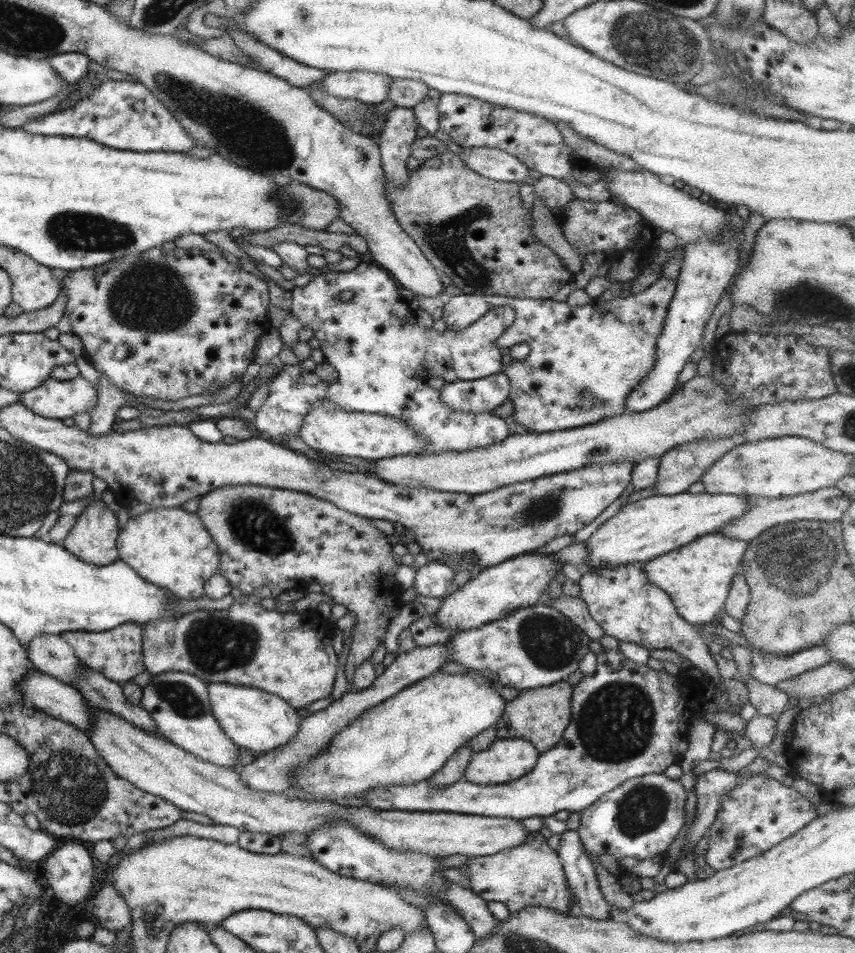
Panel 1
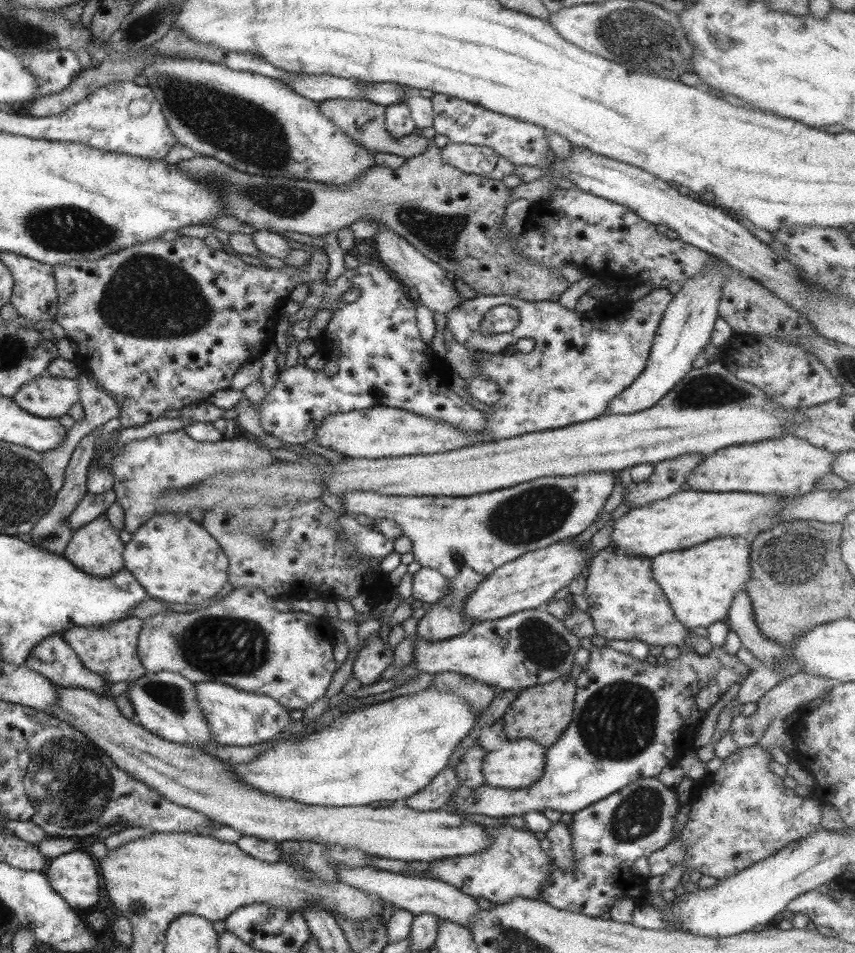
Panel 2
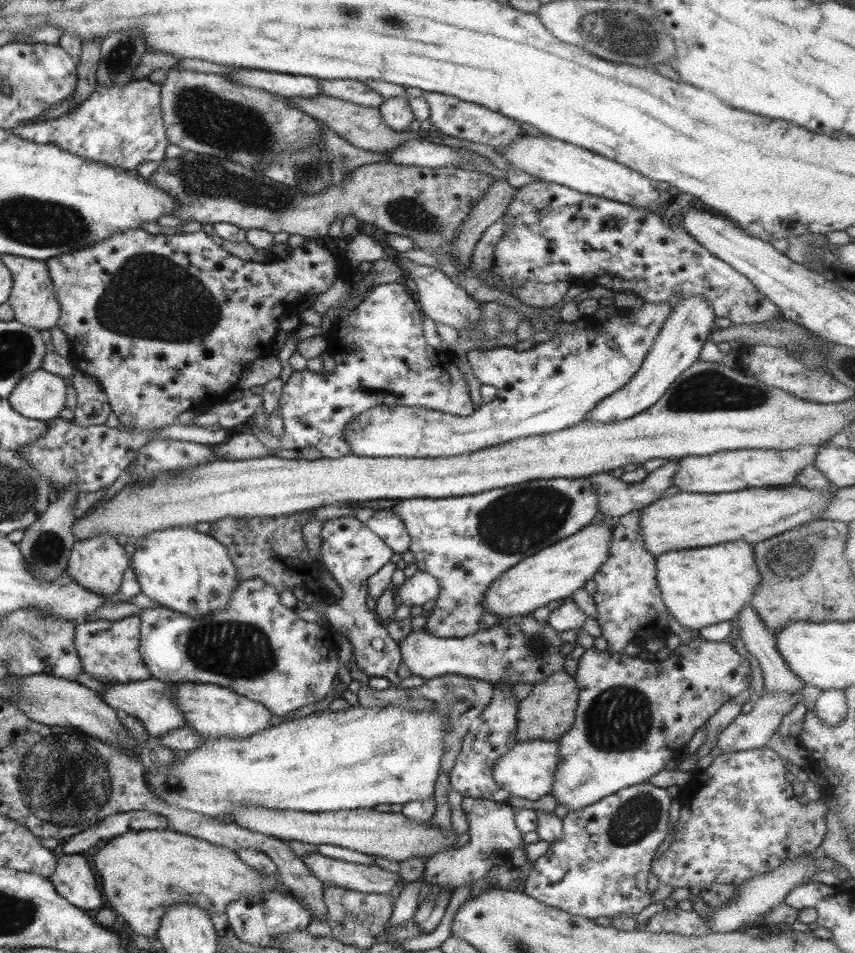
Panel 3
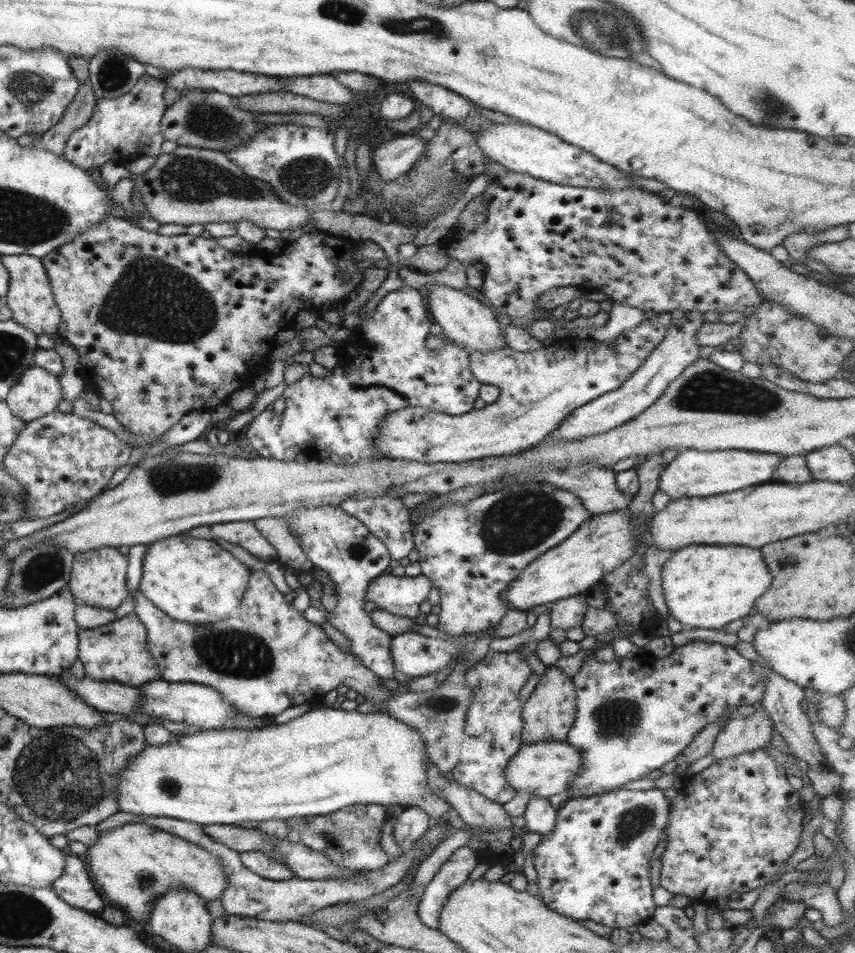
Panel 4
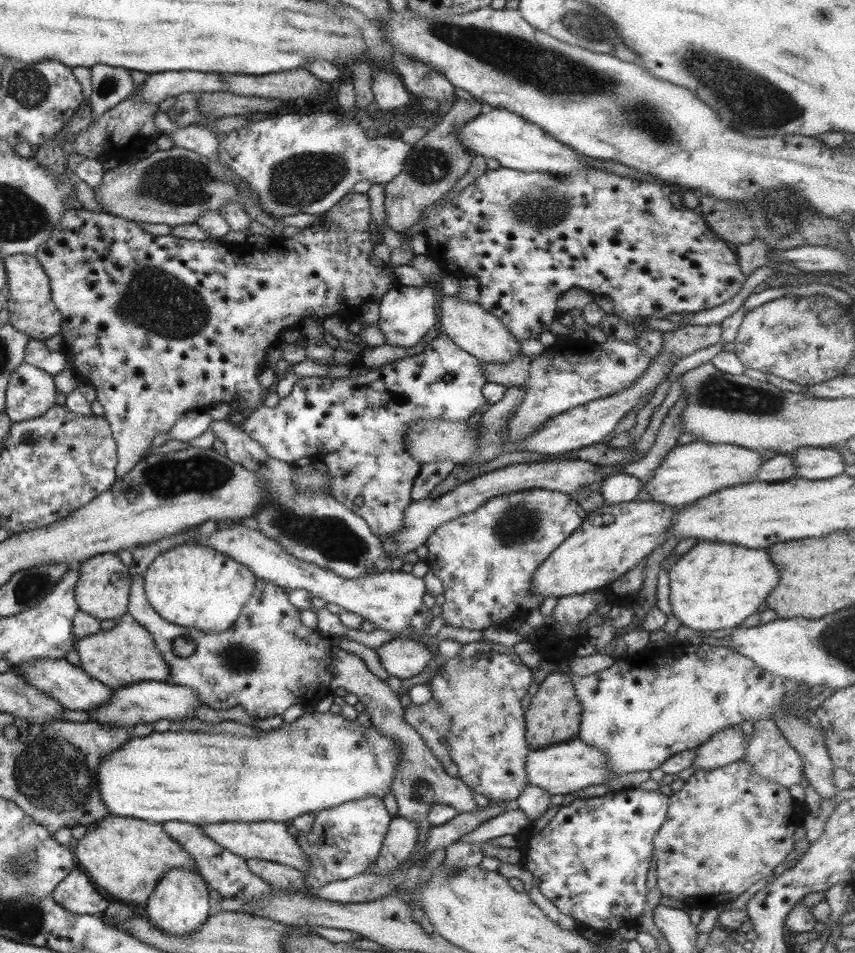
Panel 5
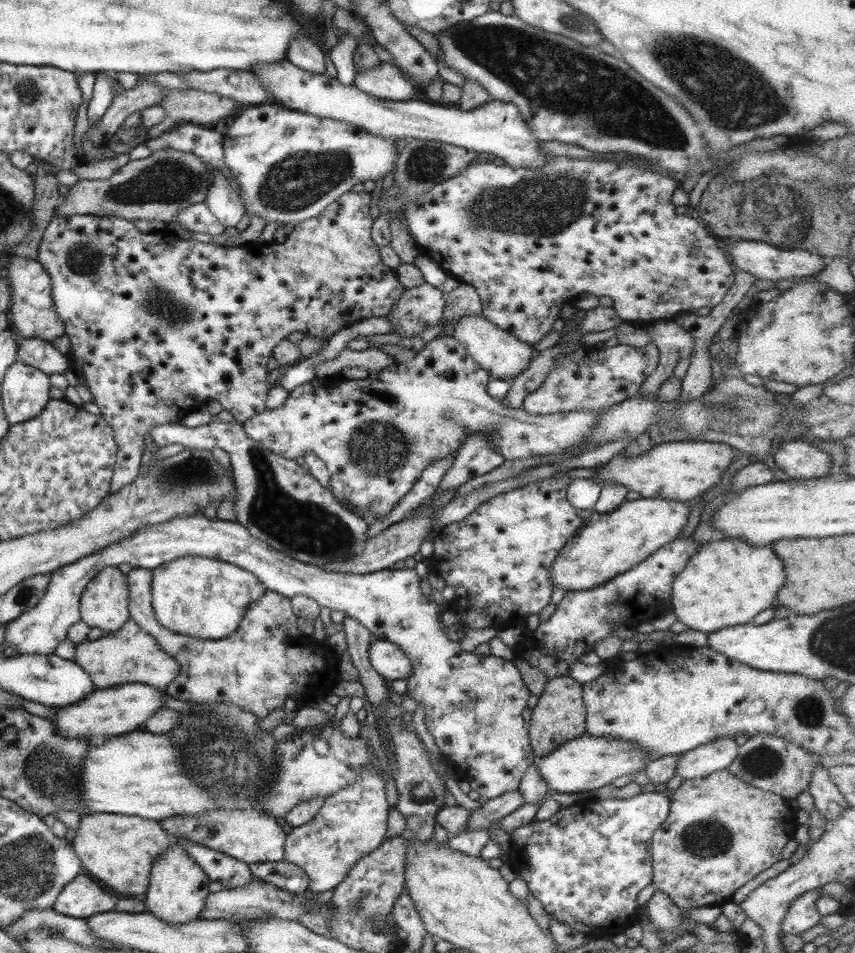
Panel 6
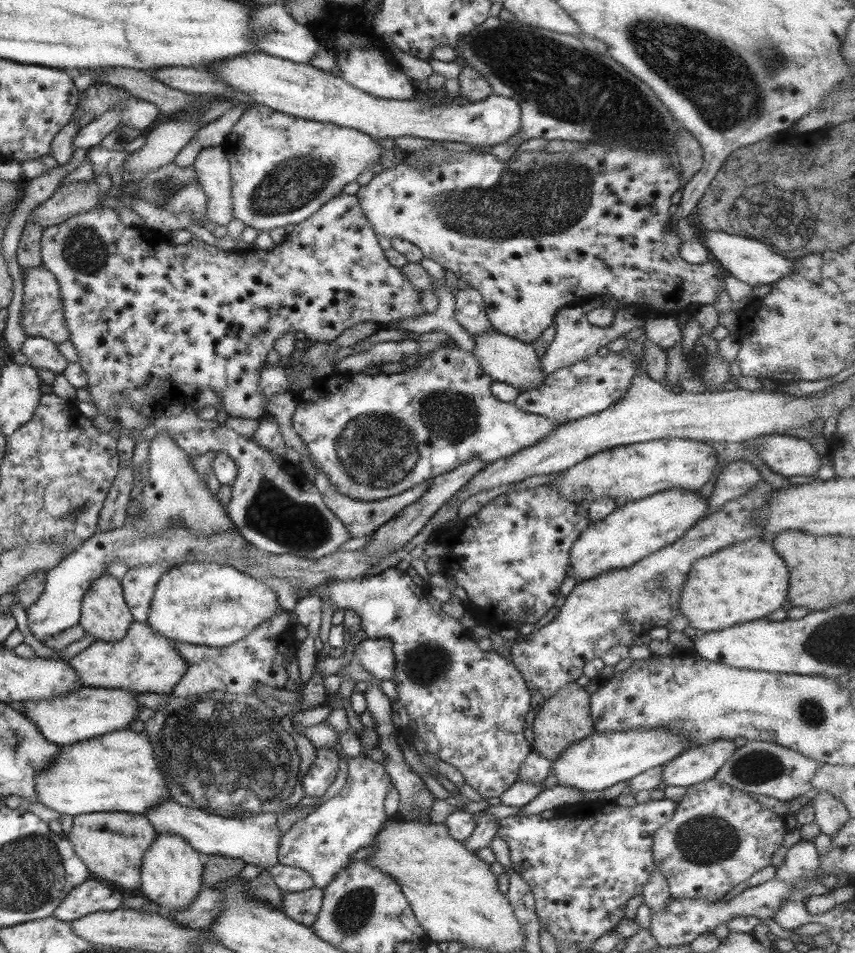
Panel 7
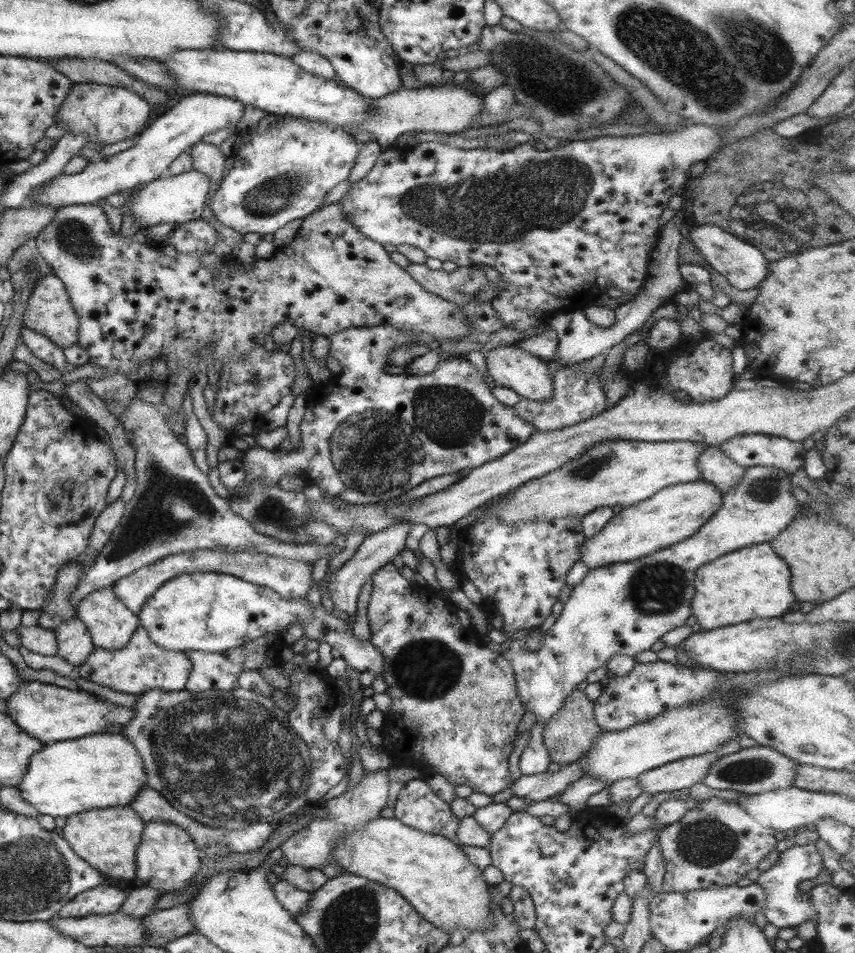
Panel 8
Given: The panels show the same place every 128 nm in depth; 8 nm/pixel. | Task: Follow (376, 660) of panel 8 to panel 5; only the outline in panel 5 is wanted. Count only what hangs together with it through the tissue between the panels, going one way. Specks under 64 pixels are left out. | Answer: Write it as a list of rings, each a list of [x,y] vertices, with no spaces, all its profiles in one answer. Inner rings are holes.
[[[190,543],[161,552],[151,561],[143,576],[146,600],[153,611],[171,624],[196,628],[203,633],[227,630],[237,620],[243,604],[249,601],[257,579],[250,570],[229,556],[223,556],[212,548]],[[407,637],[388,640],[374,652],[385,672],[400,680],[419,674],[432,658],[425,643]]]

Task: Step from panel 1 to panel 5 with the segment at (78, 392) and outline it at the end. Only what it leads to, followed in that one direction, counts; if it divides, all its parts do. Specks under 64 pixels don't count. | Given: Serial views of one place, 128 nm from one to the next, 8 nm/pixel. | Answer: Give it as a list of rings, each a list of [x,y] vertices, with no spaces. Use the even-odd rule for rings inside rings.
[[[23,362],[9,375],[3,411],[13,423],[36,419],[54,405],[55,391],[51,374]]]

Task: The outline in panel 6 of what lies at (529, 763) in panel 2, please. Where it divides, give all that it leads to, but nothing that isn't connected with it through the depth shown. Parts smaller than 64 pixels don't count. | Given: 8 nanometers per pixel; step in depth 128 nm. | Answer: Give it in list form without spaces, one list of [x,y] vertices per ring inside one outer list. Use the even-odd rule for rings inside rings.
[[[587,734],[566,741],[547,756],[541,756],[535,760],[539,774],[545,780],[546,785],[556,792],[565,792],[565,794],[601,788],[601,786],[611,784],[619,776],[644,770],[647,762],[648,754],[625,740],[593,738]]]

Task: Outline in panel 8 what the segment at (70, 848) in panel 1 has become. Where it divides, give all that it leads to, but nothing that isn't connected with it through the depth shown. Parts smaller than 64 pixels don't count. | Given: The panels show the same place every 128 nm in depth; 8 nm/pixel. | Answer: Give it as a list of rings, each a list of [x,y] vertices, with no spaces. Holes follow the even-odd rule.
[[[111,885],[96,886],[74,896],[62,905],[57,916],[77,918],[87,915],[107,916],[119,910],[125,900],[125,893]]]

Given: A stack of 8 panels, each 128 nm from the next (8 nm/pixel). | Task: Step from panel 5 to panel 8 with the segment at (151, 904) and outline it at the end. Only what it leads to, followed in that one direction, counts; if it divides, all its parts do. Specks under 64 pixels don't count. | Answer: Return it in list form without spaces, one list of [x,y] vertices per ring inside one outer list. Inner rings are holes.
[[[149,821],[144,824],[135,849],[135,874],[144,885],[157,889],[160,894],[184,886],[199,869],[200,849],[188,832],[167,821]]]

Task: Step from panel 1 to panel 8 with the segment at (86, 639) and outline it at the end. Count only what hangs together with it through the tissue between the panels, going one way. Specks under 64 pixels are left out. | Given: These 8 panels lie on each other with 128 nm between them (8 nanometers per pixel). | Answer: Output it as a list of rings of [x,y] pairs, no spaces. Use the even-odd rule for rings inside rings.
[[[138,625],[123,648],[119,650],[93,648],[74,674],[99,686],[107,686],[109,690],[115,692],[140,695],[149,689],[165,692],[183,690],[191,667],[191,661],[184,652],[159,648],[149,640],[145,629]]]

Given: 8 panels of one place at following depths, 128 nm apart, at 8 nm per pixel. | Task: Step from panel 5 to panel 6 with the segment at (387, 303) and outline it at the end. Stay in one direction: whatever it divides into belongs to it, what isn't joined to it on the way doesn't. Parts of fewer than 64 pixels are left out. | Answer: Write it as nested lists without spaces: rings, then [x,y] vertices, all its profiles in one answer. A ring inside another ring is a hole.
[[[427,283],[410,289],[405,288],[400,298],[394,302],[392,312],[385,318],[392,324],[394,332],[400,336],[405,336],[411,343],[414,342],[414,337],[418,332],[439,322],[445,312],[444,299],[445,294]],[[449,333],[438,335],[433,340],[423,344],[415,355],[412,355],[407,362],[393,364],[393,366],[380,370],[377,374],[369,372],[365,379],[345,380],[340,374],[325,377],[323,379],[314,377],[309,382],[295,387],[288,392],[285,402],[277,408],[265,409],[263,412],[256,414],[253,418],[243,423],[245,436],[252,437],[257,444],[264,445],[269,452],[277,453],[277,456],[286,457],[286,459],[295,459],[302,456],[305,451],[312,452],[317,455],[326,466],[325,471],[329,474],[329,488],[334,500],[337,500],[343,507],[355,508],[357,512],[369,512],[373,518],[385,516],[391,512],[391,508],[401,500],[401,496],[405,496],[413,487],[413,484],[419,479],[423,470],[429,464],[449,456],[452,452],[460,447],[466,436],[471,434],[482,434],[486,436],[486,440],[494,446],[494,451],[500,454],[503,459],[515,460],[529,458],[539,455],[550,455],[558,453],[561,449],[567,448],[569,445],[580,441],[594,427],[598,421],[598,416],[604,410],[580,410],[579,412],[555,412],[548,415],[532,415],[525,412],[522,408],[509,408],[503,404],[502,400],[494,399],[488,395],[486,391],[487,383],[490,381],[488,372],[485,372],[468,354],[467,351],[455,340]]]

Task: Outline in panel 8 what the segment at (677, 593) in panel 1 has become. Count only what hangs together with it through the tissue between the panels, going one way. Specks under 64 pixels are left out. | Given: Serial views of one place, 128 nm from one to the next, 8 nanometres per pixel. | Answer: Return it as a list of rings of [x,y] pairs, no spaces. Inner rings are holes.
[[[769,543],[744,547],[729,552],[711,564],[697,568],[695,574],[695,596],[691,600],[693,616],[703,630],[747,622],[751,618],[777,618],[783,612],[791,612],[789,606],[795,602],[789,588],[787,564],[777,558]]]

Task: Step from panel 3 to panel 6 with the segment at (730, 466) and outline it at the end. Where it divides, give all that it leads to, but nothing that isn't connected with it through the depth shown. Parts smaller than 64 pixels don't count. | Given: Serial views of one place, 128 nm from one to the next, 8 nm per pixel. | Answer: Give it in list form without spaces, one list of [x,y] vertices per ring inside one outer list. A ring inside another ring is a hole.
[[[669,441],[654,445],[649,450],[631,457],[615,455],[606,464],[593,466],[599,483],[613,483],[625,487],[627,491],[639,494],[643,499],[665,498],[667,500],[677,500],[677,502],[687,502],[700,496],[703,492],[711,489],[713,484],[721,480],[721,476],[726,472],[727,466],[733,462],[733,452],[731,447],[722,442],[711,441]]]

